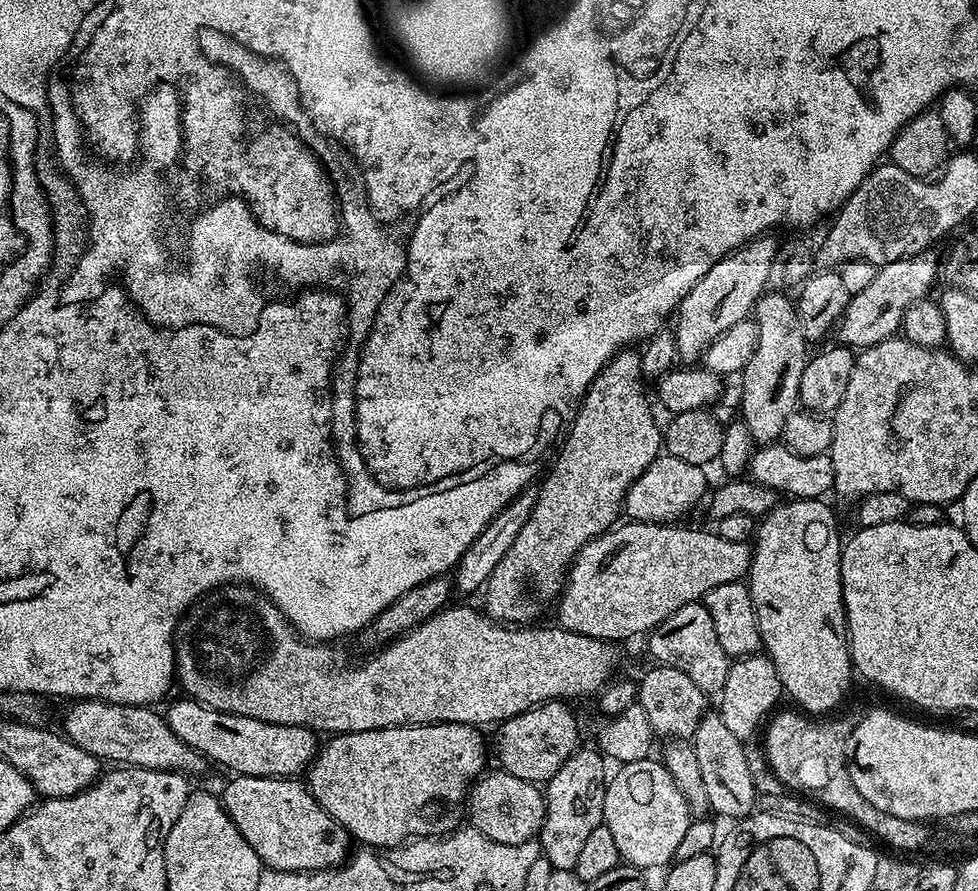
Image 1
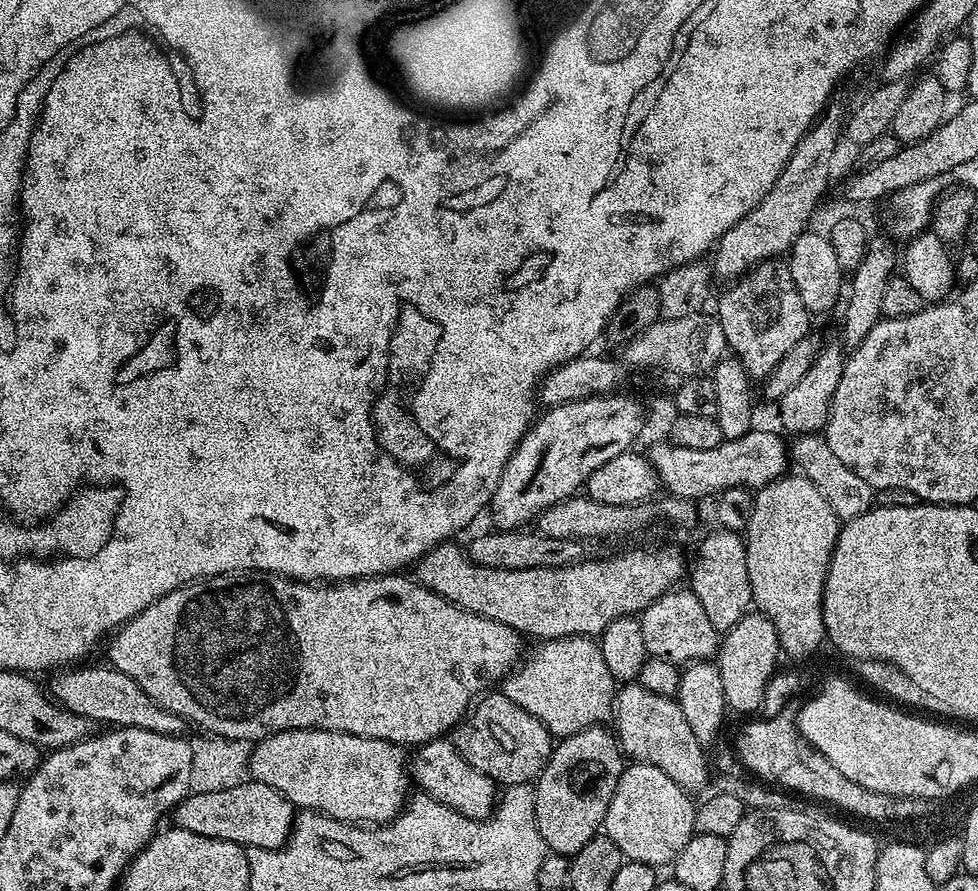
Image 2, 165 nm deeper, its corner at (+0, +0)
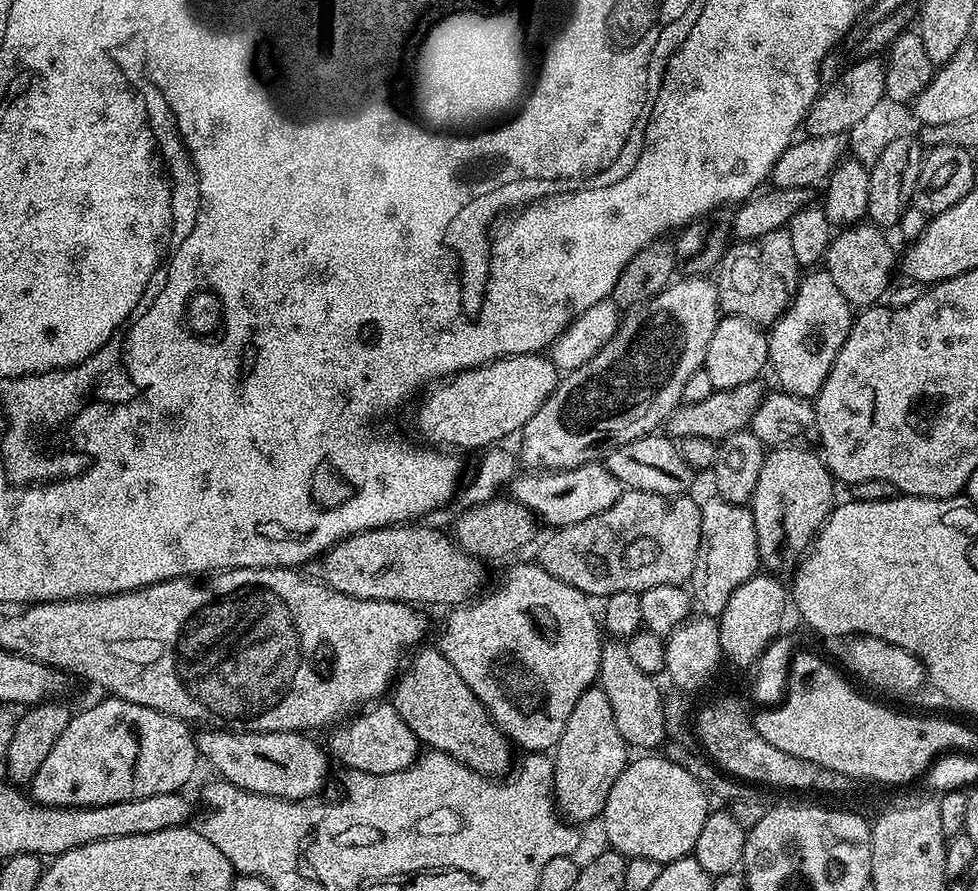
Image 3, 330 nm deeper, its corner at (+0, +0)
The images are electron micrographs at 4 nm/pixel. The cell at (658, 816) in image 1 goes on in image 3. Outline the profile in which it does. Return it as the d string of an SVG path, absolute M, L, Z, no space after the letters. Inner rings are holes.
M644 754L641 760L634 759L624 768L620 777L606 798L602 821L604 832L613 849L626 858L650 858L661 866L672 864L689 855L698 842L698 833L702 831L702 822L706 822L710 811L709 793L698 783L694 774L686 774L682 766L664 759L660 754Z

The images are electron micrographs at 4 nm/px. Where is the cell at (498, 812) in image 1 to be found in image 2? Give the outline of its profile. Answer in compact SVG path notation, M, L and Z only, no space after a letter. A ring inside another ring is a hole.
M451 739L431 740L429 744L419 745L413 752L416 753L410 756L410 780L415 787L416 784L420 787L417 789L423 795L450 806L450 810L471 820L485 820L492 815L498 803L496 781L482 774L482 770L474 770L474 766L470 766L470 762L458 754Z

